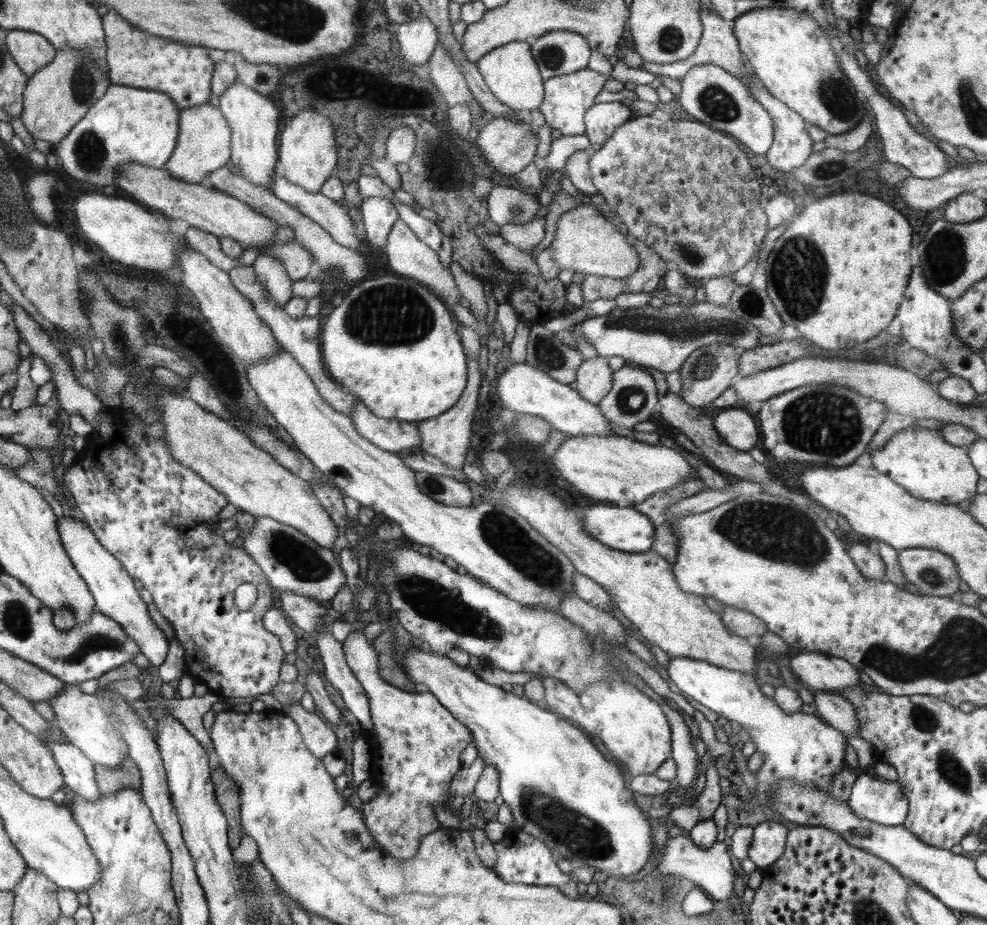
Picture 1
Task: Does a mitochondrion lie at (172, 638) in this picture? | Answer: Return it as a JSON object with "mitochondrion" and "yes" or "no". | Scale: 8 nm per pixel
{"mitochondrion":"no"}

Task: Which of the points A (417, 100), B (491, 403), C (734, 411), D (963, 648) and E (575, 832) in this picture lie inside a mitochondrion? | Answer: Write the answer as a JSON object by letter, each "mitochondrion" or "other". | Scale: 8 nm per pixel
{"A":"other","B":"other","C":"other","D":"mitochondrion","E":"mitochondrion"}

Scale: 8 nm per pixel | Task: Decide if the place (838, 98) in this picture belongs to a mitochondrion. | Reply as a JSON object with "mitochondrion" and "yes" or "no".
{"mitochondrion":"yes"}

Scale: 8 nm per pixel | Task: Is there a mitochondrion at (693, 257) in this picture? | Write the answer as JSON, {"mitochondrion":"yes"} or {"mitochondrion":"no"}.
{"mitochondrion":"yes"}

